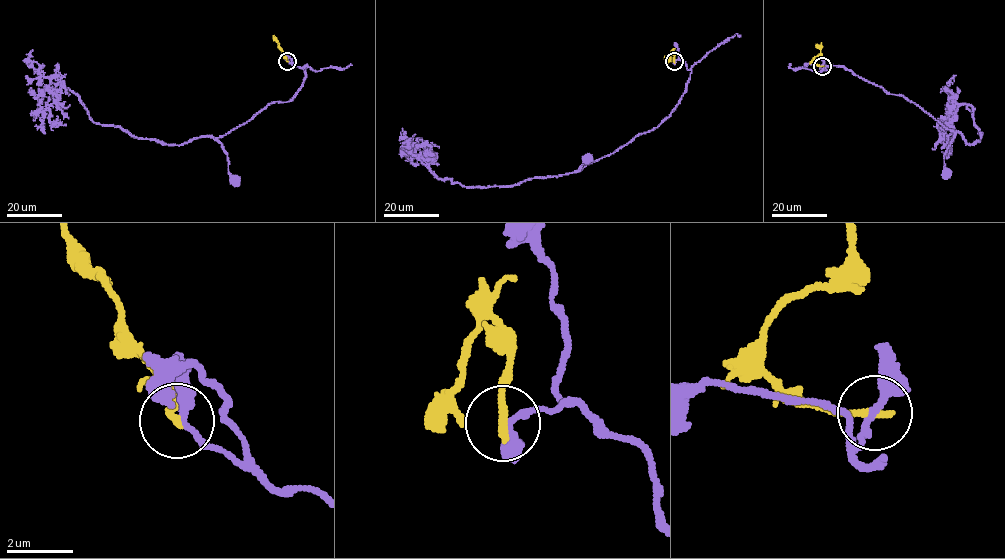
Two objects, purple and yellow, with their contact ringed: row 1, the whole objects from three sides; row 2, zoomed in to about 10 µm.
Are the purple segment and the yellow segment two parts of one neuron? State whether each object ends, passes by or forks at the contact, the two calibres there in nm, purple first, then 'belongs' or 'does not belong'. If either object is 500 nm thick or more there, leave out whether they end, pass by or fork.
purple passes by; yellow ends there; 240 nm thick on the purple side, 280 nm on the other; does not belong

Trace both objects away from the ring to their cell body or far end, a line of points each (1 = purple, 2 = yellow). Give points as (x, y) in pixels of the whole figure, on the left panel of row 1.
1: (287, 61), (302, 68), (307, 64), (292, 99), (268, 104), (217, 138), (236, 181)
2: (287, 61), (273, 36)

